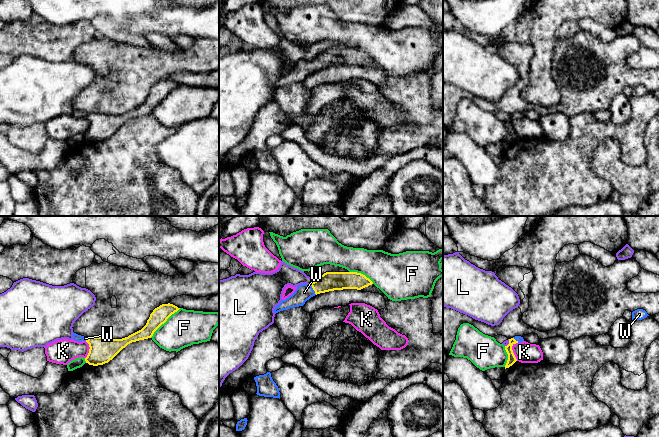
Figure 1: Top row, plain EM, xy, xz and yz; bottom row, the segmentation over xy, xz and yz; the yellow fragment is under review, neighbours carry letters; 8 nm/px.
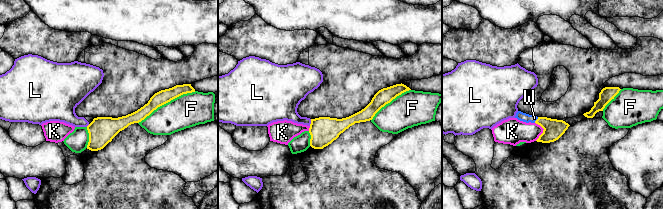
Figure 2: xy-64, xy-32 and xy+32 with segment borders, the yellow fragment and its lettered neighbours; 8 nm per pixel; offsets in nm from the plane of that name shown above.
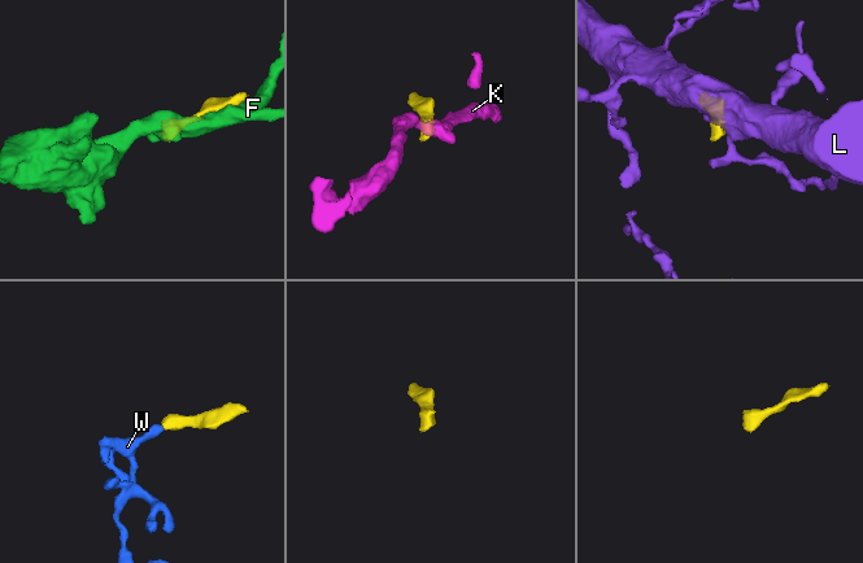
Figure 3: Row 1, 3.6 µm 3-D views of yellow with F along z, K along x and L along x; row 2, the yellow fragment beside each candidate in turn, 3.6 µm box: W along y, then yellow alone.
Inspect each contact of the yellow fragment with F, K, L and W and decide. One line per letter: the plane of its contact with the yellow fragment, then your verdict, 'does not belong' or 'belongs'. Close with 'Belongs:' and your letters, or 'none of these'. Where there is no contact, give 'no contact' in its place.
F: xy | does not belong
K: yz | does not belong
L: yz | does not belong
W: xz | belongs
Belongs: W

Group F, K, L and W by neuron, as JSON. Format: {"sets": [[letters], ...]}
{"sets": [["F"], ["K"], ["L"], ["W"]]}

